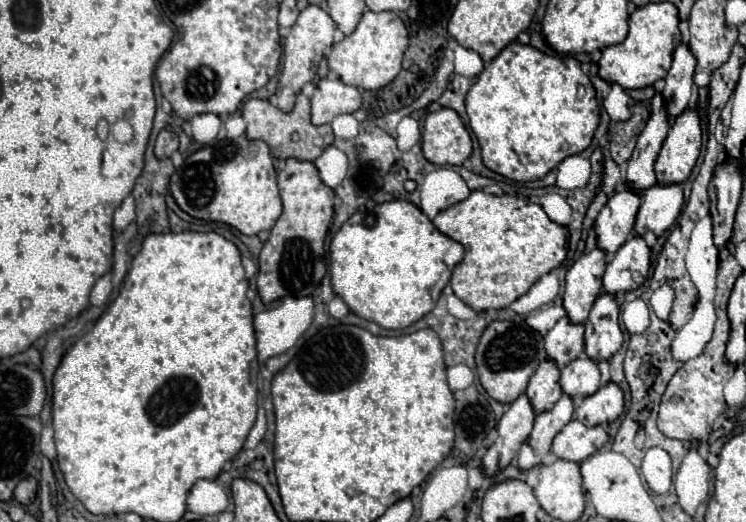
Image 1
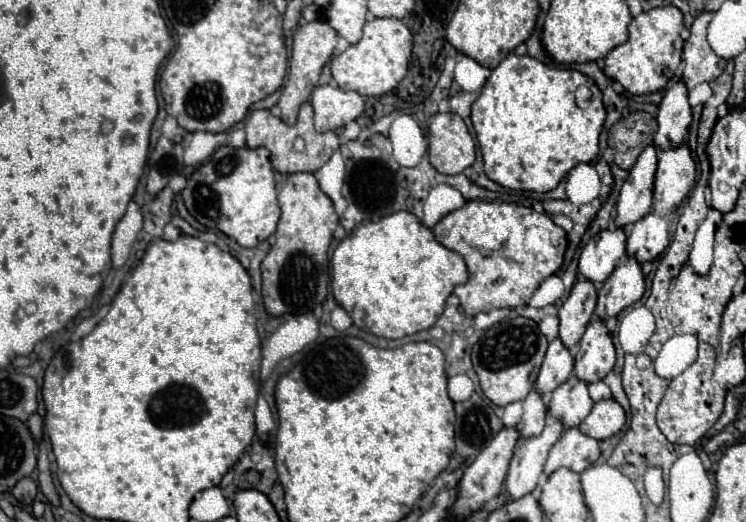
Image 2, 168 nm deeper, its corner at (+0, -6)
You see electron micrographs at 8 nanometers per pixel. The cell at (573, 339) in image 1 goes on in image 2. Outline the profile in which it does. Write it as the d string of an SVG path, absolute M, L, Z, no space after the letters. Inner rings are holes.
M559 338L551 340L543 366L541 366L541 372L535 382L537 392L539 394L553 392L561 382L565 382L565 378L569 378L573 374L573 364L575 364L575 358L573 358L571 350Z

